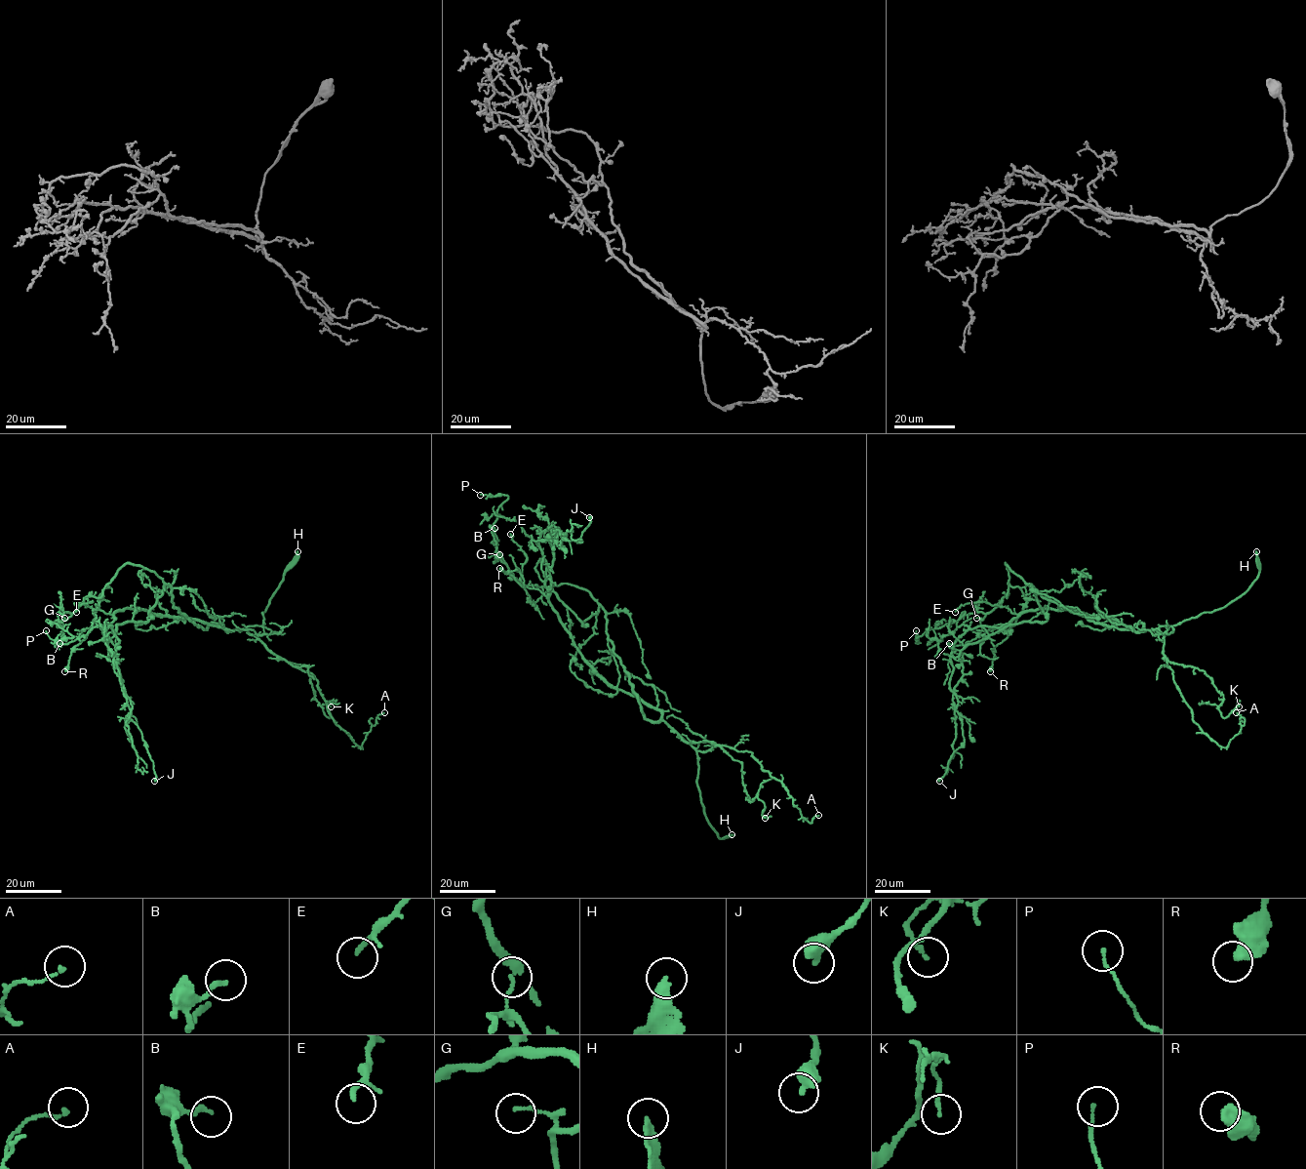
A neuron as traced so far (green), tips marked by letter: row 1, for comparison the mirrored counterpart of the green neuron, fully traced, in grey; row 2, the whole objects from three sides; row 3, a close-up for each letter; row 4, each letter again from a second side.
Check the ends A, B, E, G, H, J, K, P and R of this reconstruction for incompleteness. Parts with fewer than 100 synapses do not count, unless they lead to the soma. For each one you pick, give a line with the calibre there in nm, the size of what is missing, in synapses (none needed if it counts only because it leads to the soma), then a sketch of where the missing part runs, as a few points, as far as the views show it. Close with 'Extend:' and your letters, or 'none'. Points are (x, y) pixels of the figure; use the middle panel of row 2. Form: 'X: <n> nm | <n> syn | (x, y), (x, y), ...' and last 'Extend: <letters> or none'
H: 280 nm
Extend: H

